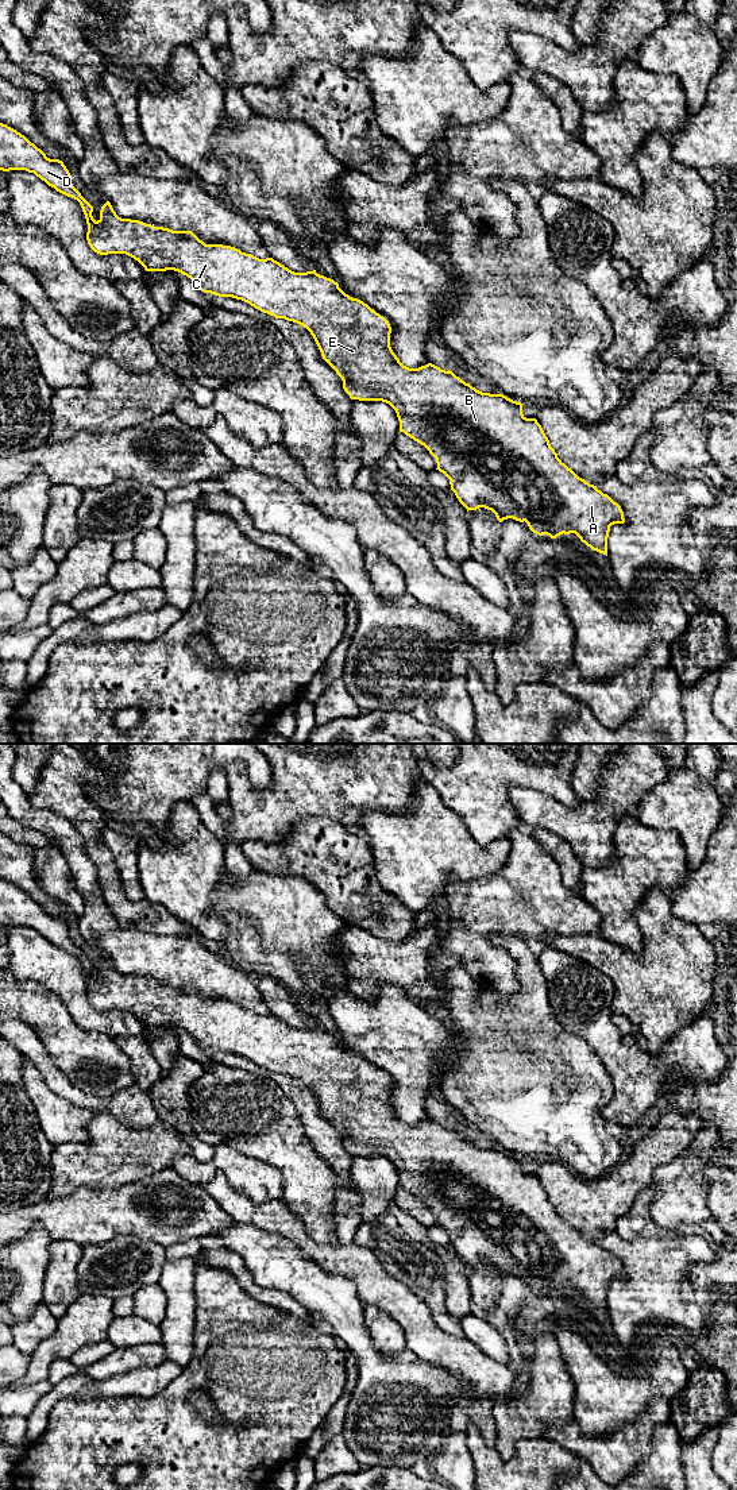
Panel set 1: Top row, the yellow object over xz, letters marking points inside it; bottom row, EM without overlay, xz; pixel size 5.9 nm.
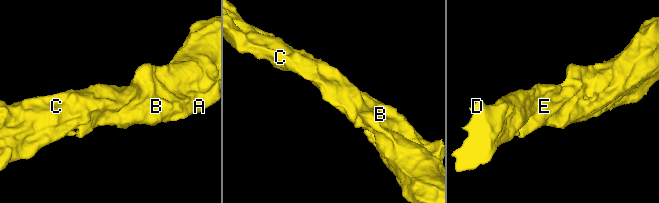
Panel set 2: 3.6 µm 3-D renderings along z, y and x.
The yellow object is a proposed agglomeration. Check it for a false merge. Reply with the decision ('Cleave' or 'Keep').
Keep

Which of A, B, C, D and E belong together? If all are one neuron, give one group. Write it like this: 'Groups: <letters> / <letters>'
Groups: A B C D E

